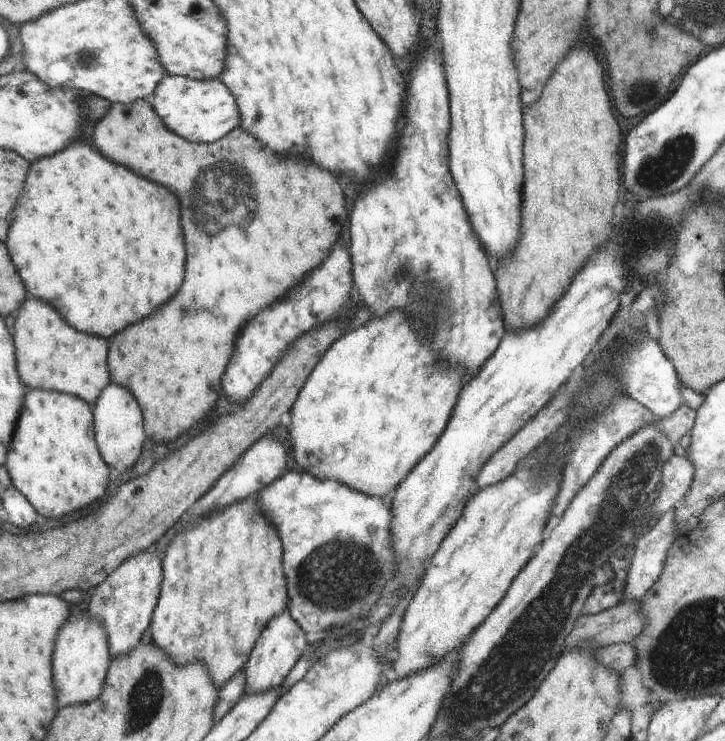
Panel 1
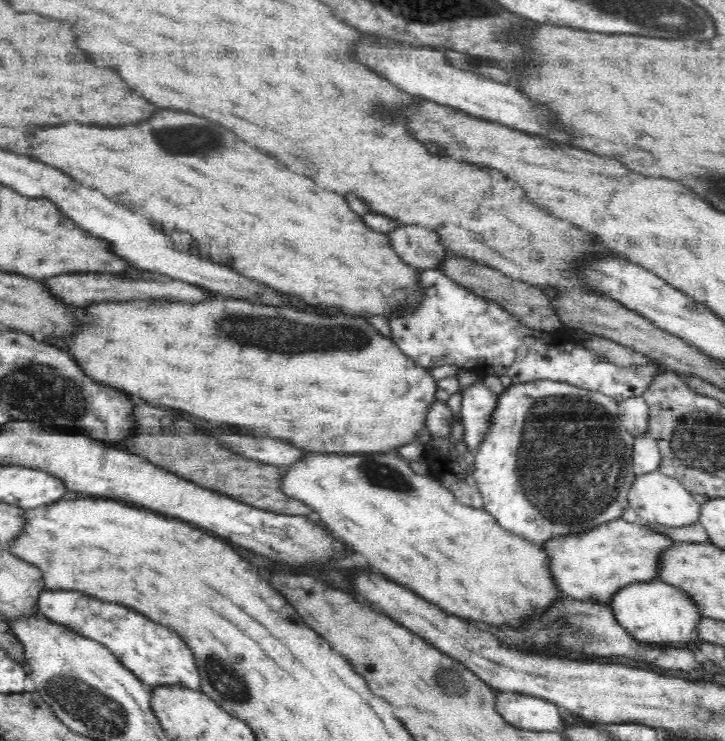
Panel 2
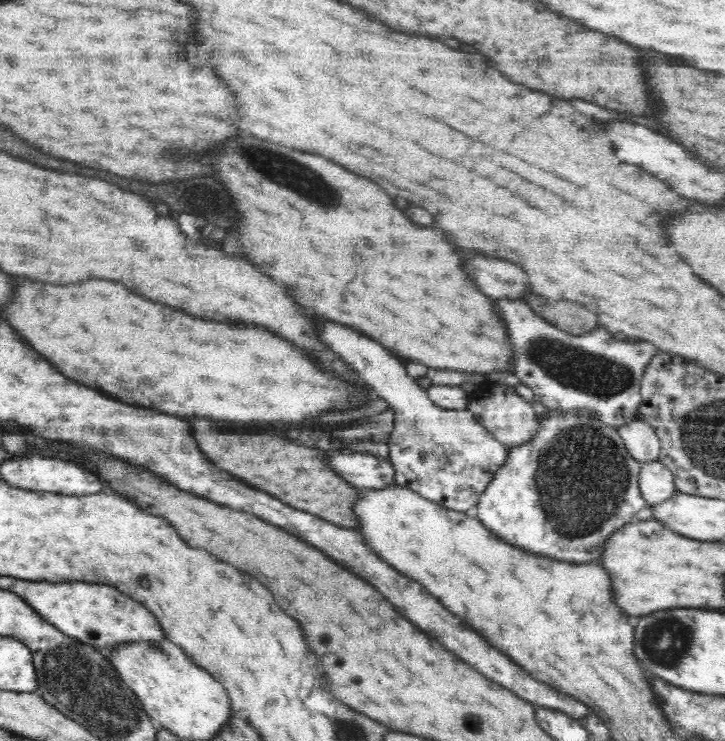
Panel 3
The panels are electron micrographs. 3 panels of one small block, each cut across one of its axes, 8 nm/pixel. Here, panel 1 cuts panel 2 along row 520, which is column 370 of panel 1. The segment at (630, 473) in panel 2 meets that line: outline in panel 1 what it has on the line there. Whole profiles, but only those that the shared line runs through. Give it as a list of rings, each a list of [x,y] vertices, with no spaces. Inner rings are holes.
[[[290,470],[290,472],[284,472],[280,475],[272,484],[265,486],[256,496],[259,510],[267,517],[267,520],[276,528],[279,537],[283,544],[283,571],[285,572],[287,593],[288,593],[288,606],[287,611],[291,614],[291,617],[296,621],[296,624],[310,637],[318,637],[320,633],[327,632],[332,627],[350,627],[354,624],[360,624],[364,617],[370,612],[370,609],[379,601],[380,595],[383,593],[385,586],[395,577],[395,558],[393,553],[393,543],[391,542],[391,504],[386,505],[385,502],[378,497],[368,496],[361,492],[352,490],[350,487],[344,486],[342,483],[333,480],[322,480],[313,477],[310,473],[302,472],[302,470]]]

